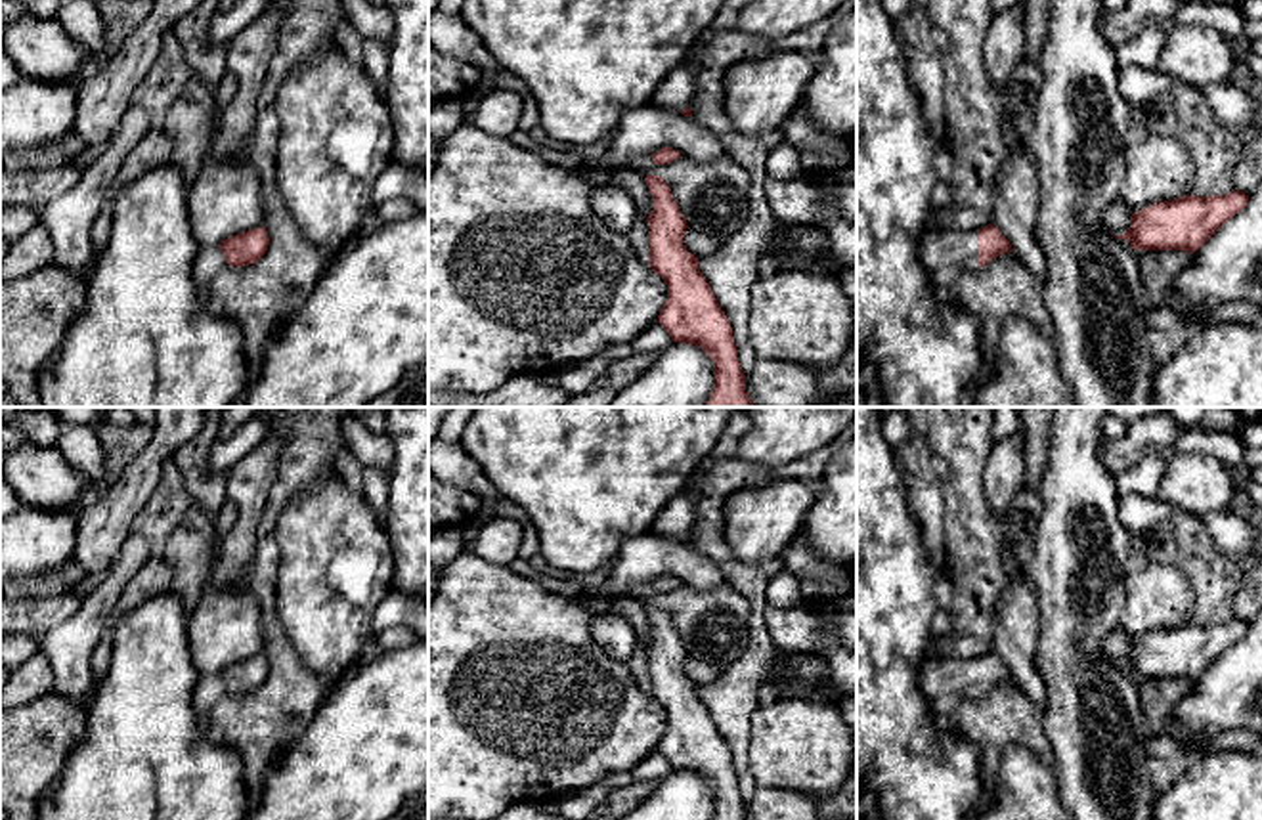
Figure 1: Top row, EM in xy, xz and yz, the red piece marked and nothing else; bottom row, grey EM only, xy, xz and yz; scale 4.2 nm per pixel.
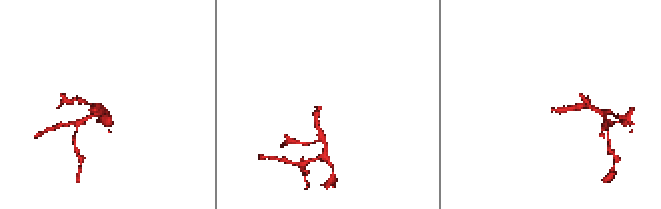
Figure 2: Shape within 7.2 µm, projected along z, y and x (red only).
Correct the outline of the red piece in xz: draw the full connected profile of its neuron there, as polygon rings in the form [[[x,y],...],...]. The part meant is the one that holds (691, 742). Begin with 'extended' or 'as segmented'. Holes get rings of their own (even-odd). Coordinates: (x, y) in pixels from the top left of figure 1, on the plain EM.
as segmented; [[[646,602],[646,614],[652,623],[652,640],[646,644],[650,696],[667,713],[658,751],[673,770],[694,772],[711,786],[711,820],[746,820],[730,749],[702,703],[698,686],[683,673],[686,648],[660,604]]]

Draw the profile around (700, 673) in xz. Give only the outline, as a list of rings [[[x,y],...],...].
[[[686,656],[686,659],[683,661],[683,673],[696,686],[702,686],[702,684],[715,680],[723,671],[725,671],[723,665],[709,665],[709,663],[698,661],[690,656]]]

